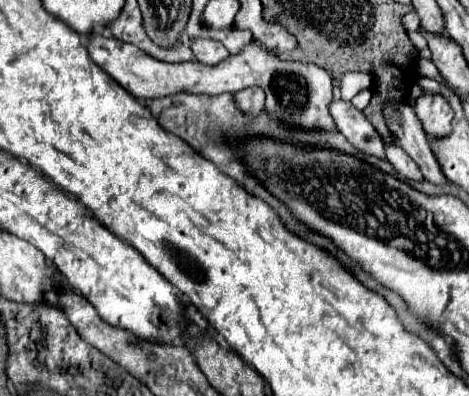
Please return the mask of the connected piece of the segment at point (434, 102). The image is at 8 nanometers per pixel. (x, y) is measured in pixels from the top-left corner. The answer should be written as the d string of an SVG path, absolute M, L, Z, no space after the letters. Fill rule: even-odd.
M424 91L414 105L414 111L418 115L418 119L422 121L422 127L426 133L430 133L432 137L444 137L450 133L450 121L452 121L452 107L446 101L444 95L440 93L432 93L432 91Z

